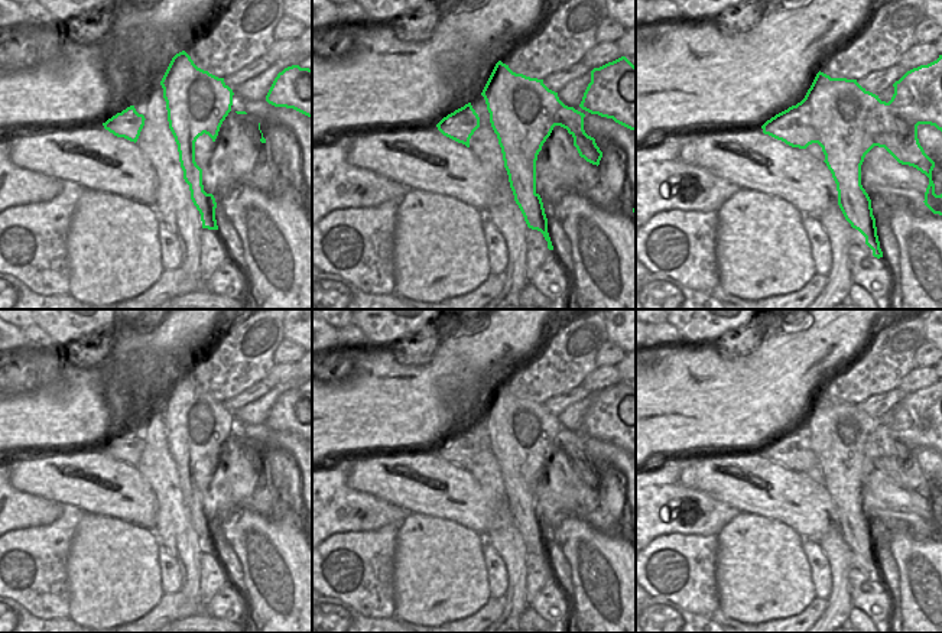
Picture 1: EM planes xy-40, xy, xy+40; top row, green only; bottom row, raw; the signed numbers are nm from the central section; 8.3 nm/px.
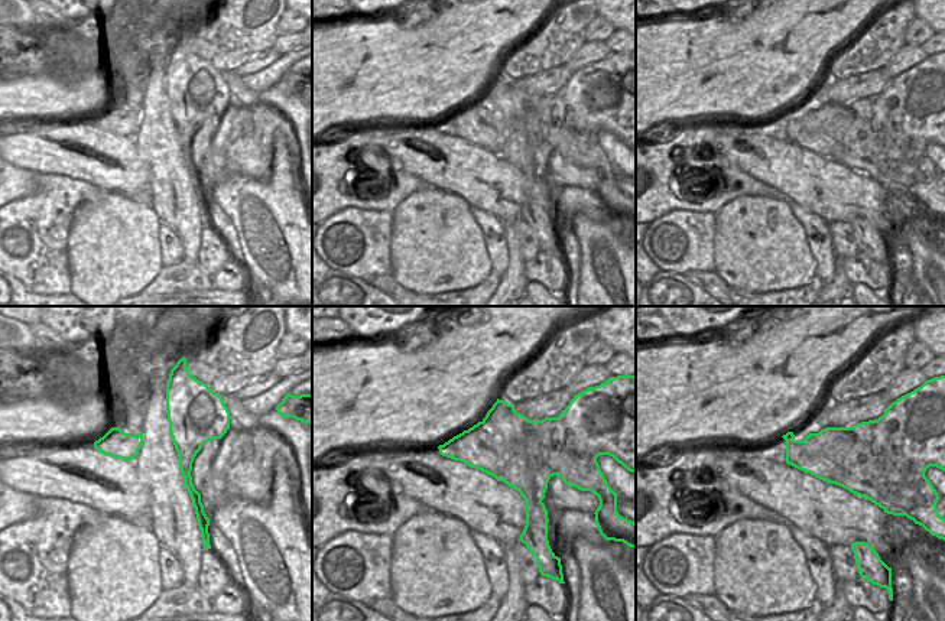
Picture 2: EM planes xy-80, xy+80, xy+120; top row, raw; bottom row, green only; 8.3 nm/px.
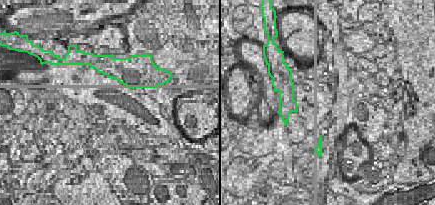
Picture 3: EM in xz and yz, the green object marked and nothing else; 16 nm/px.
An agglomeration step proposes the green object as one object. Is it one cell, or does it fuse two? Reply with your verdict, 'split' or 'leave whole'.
split

